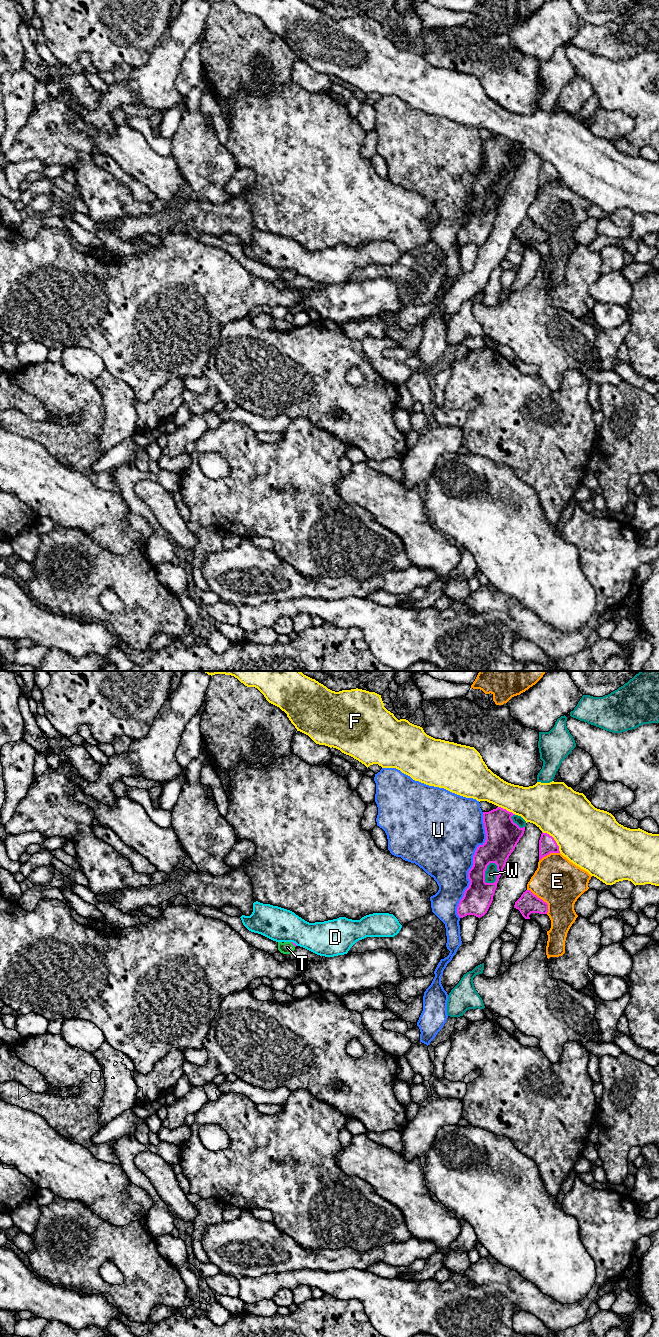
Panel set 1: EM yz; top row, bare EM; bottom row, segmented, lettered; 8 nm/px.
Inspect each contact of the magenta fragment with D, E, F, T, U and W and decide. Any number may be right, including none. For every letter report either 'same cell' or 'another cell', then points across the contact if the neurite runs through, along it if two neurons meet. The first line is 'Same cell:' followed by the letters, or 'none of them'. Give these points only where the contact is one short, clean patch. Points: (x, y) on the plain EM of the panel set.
Same cell: T
D: another cell
E: another cell
F: another cell
T: same cell; way yz (294, 272), (293, 272), (287, 275)
U: another cell
W: another cell

